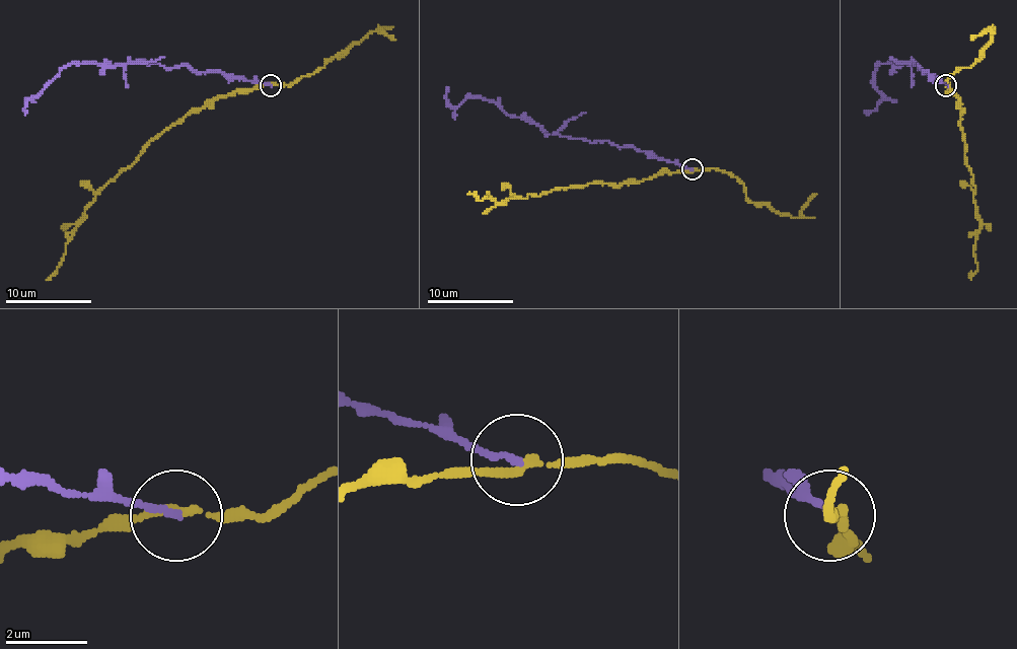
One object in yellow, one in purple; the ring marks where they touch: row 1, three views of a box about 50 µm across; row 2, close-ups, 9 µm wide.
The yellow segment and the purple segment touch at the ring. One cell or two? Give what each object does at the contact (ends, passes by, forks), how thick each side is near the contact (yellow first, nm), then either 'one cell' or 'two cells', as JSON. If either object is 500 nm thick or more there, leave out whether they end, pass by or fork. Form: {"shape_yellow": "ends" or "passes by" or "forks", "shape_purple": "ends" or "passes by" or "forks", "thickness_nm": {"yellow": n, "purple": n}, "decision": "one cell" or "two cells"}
{"shape_yellow": "passes by", "shape_purple": "ends", "thickness_nm": {"yellow": 180, "purple": 170}, "decision": "two cells"}

